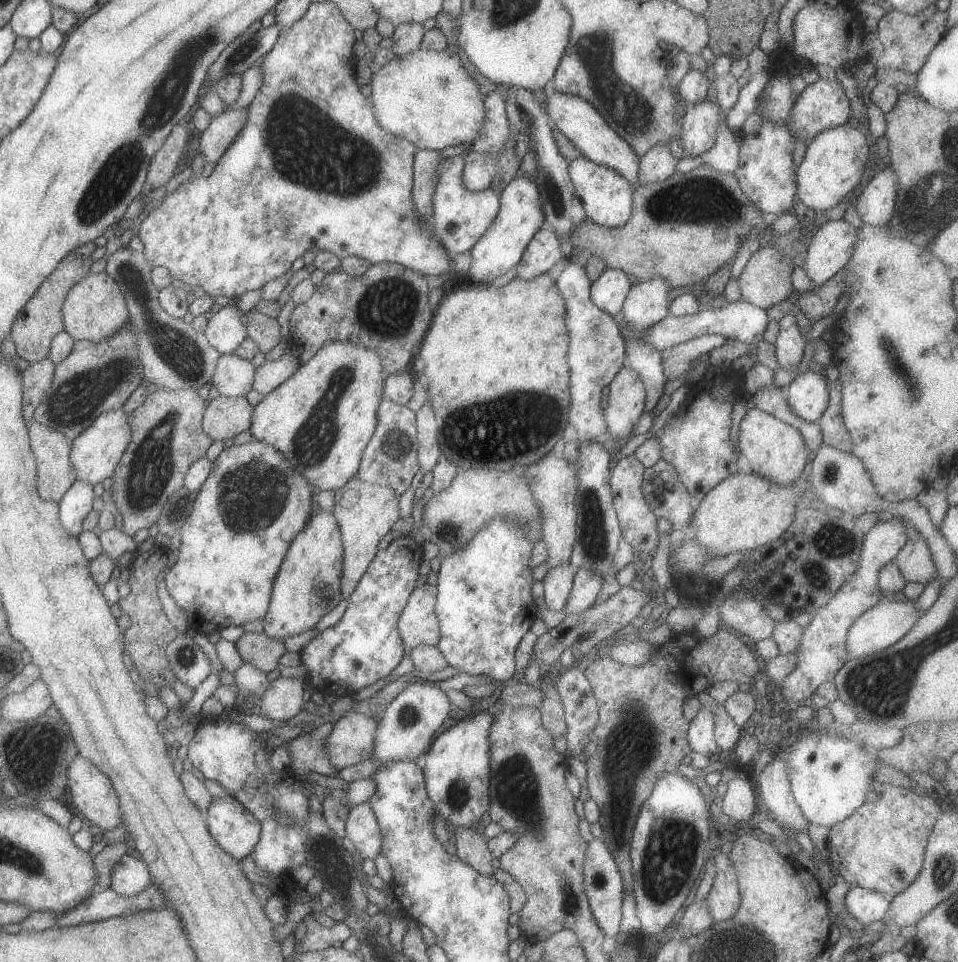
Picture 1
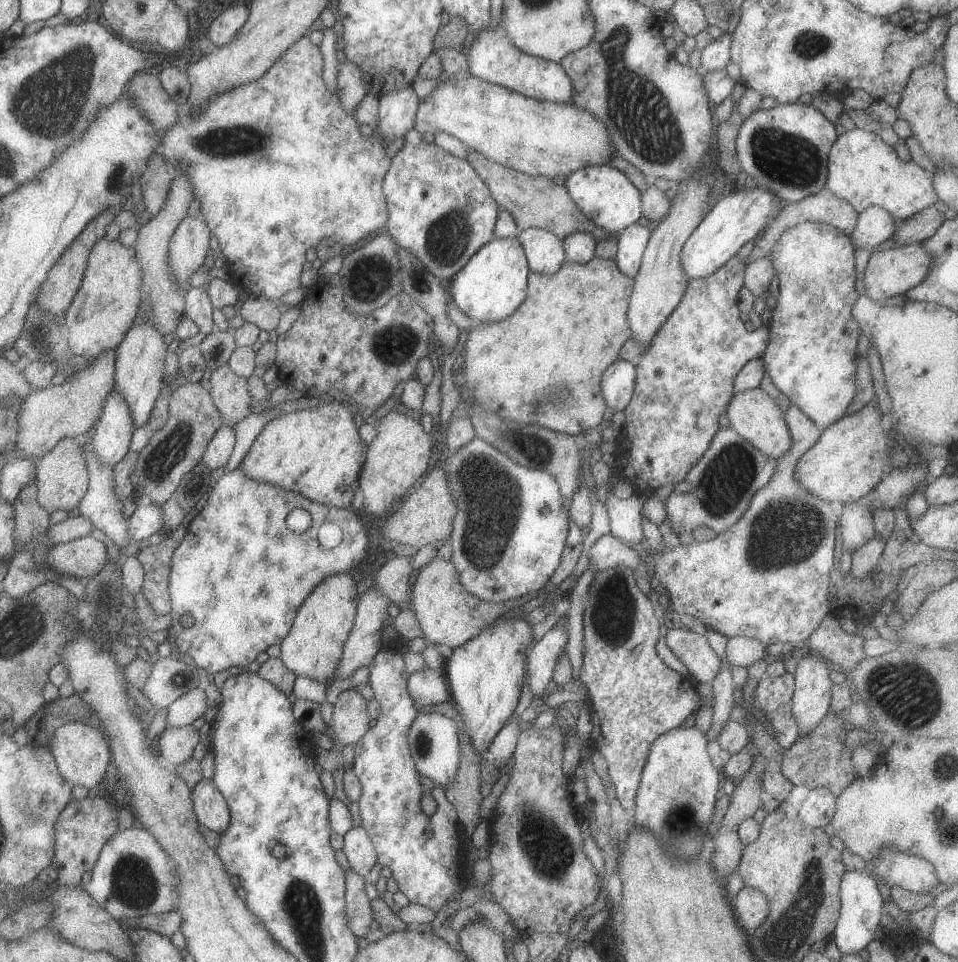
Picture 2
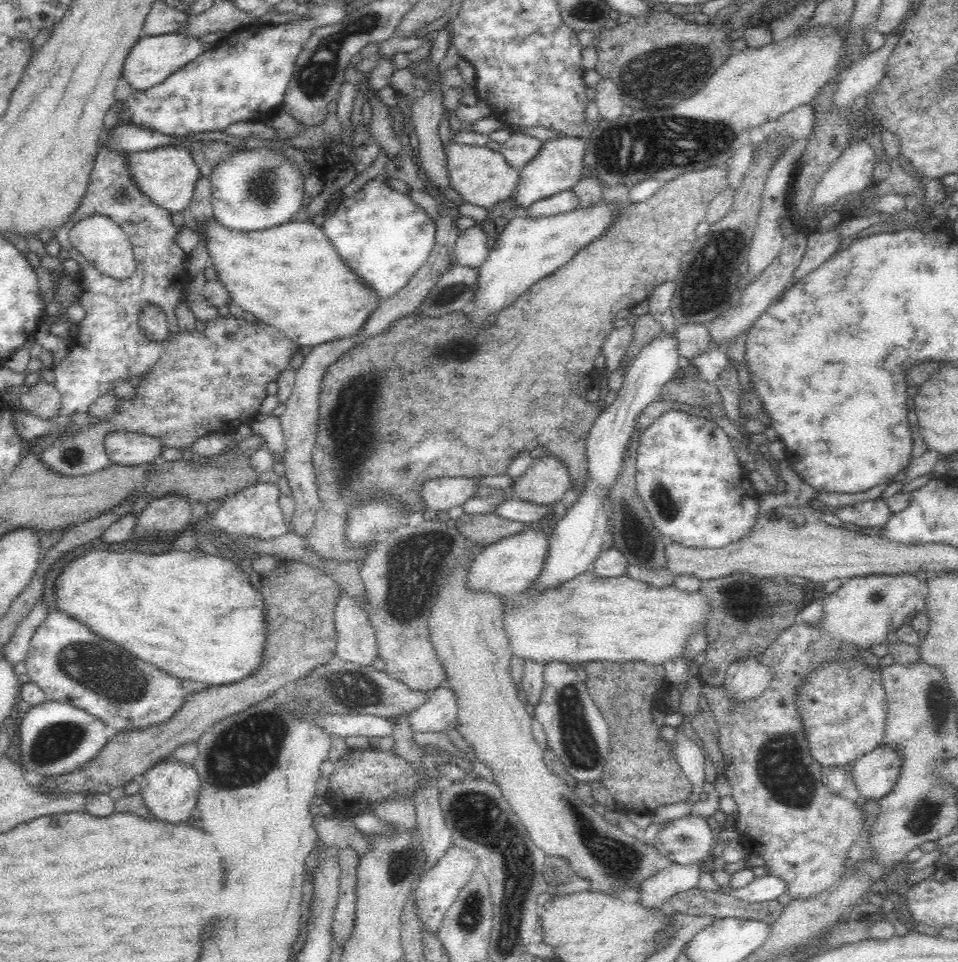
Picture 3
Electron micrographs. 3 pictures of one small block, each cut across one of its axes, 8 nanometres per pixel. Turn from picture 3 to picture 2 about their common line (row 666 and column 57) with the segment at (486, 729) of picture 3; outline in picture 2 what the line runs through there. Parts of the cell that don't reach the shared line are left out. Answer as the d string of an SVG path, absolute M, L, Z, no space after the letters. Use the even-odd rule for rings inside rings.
M64 437L39 460L37 475L35 476L38 504L49 513L54 512L54 510L69 512L74 510L76 506L78 507L89 487L89 474L80 440Z

